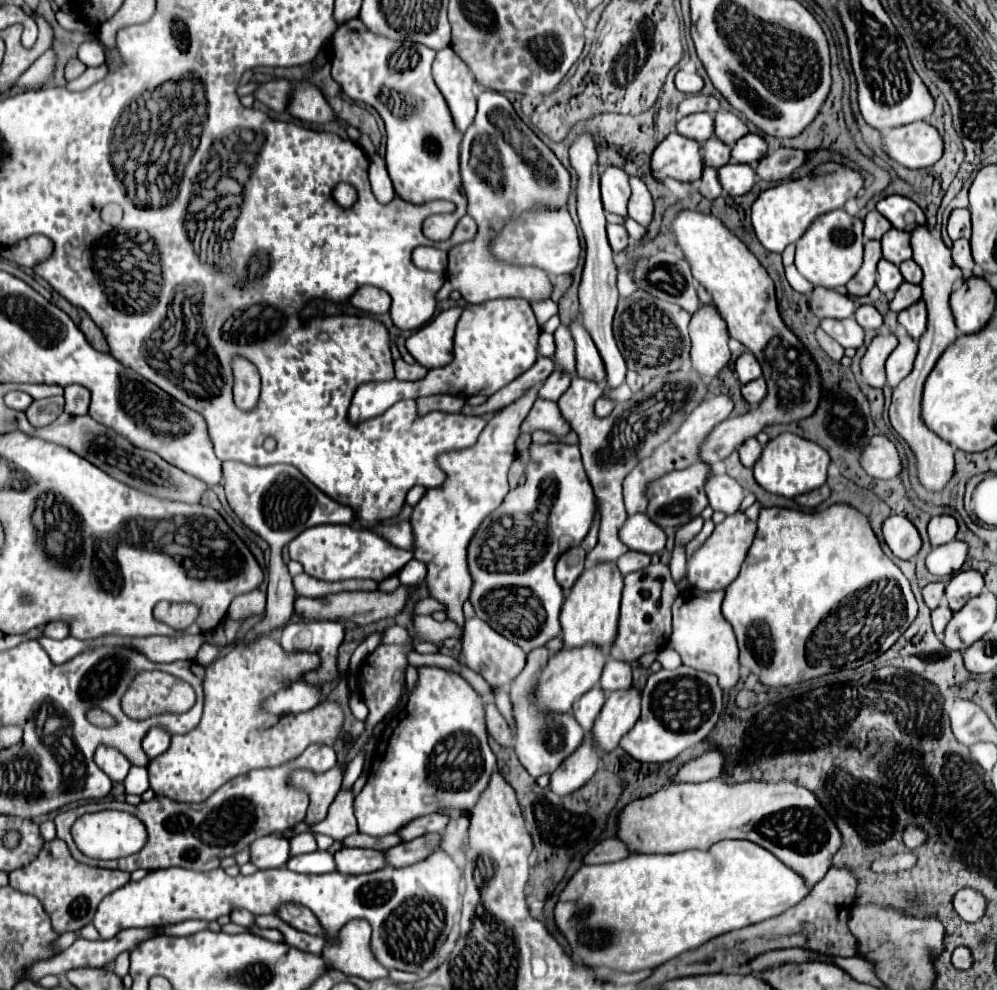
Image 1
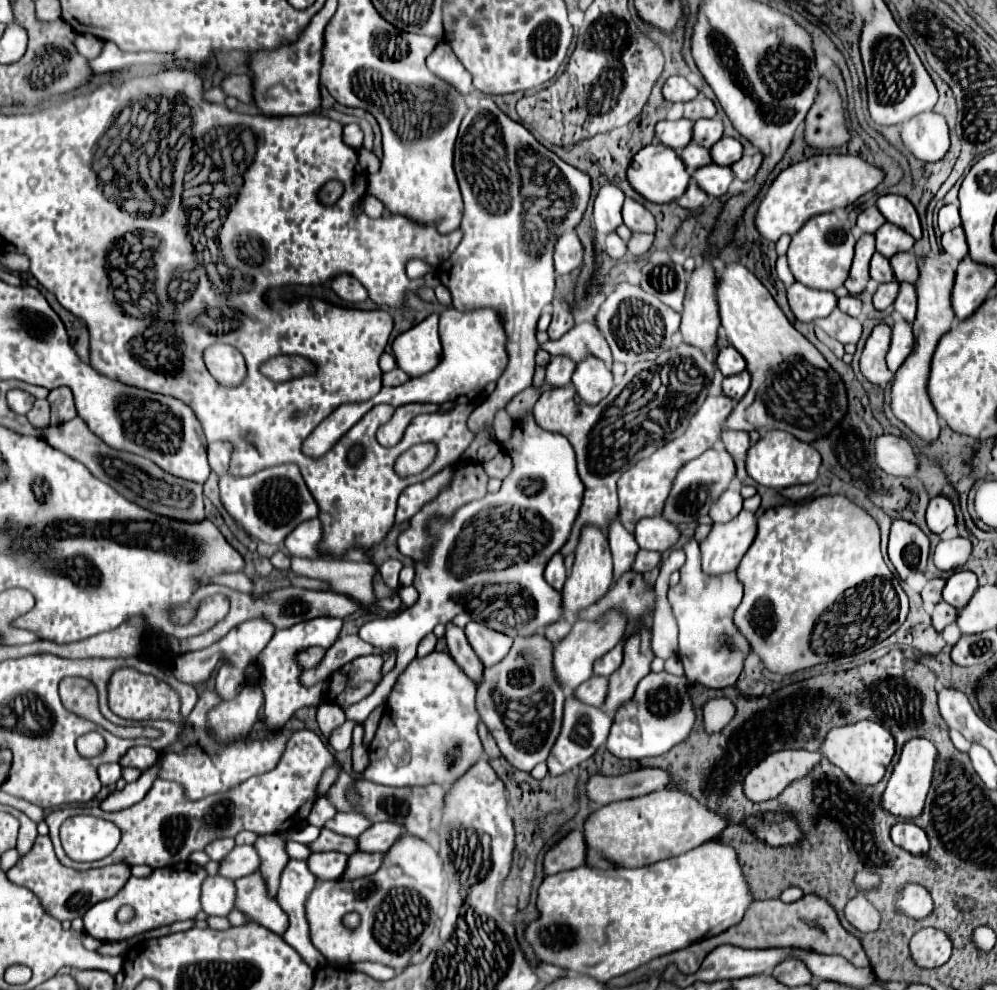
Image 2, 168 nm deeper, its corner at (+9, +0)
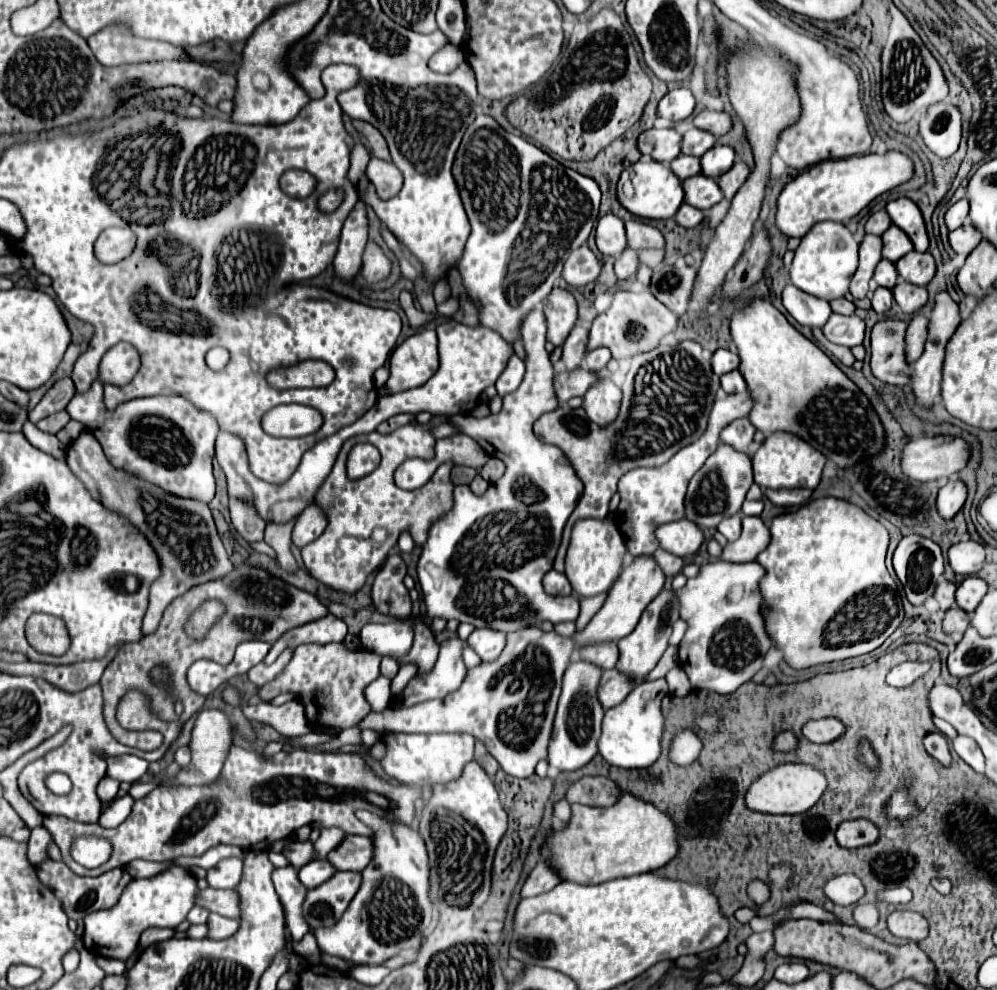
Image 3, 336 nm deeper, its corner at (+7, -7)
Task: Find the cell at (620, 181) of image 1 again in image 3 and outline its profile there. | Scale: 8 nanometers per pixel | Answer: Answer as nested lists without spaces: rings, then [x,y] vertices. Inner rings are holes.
[[[605,214],[605,216],[601,216],[601,218],[597,220],[595,240],[597,240],[597,248],[601,250],[601,254],[609,254],[609,256],[621,254],[623,248],[627,246],[623,220],[617,218],[615,214]]]

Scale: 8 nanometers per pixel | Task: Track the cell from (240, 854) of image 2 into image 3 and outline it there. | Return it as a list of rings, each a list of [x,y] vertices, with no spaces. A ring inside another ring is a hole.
[[[225,858],[215,868],[207,870],[207,882],[211,888],[235,888],[243,876],[241,858]]]

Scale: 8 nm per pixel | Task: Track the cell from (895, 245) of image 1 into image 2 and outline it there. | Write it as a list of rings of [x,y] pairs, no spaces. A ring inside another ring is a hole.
[[[893,223],[881,225],[875,237],[877,237],[877,251],[887,259],[899,251],[911,251],[915,243],[915,239],[909,233],[905,233],[901,227],[895,227]]]

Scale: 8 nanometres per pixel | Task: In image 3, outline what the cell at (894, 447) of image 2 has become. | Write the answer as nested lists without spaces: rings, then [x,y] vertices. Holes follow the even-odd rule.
[[[917,438],[909,440],[901,454],[901,472],[917,482],[955,478],[969,460],[969,448],[961,438]]]

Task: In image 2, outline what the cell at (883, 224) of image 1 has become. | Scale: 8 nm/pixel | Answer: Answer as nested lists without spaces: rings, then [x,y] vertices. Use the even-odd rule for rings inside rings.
[[[867,207],[859,219],[857,219],[857,225],[861,227],[863,233],[875,233],[887,219],[881,215],[881,211],[877,207]]]

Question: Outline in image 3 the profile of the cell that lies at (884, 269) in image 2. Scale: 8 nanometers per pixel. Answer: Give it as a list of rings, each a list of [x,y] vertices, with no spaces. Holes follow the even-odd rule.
[[[881,260],[875,268],[875,282],[879,286],[885,286],[885,288],[893,288],[897,284],[897,270],[895,270],[895,264],[889,262],[889,260]]]

